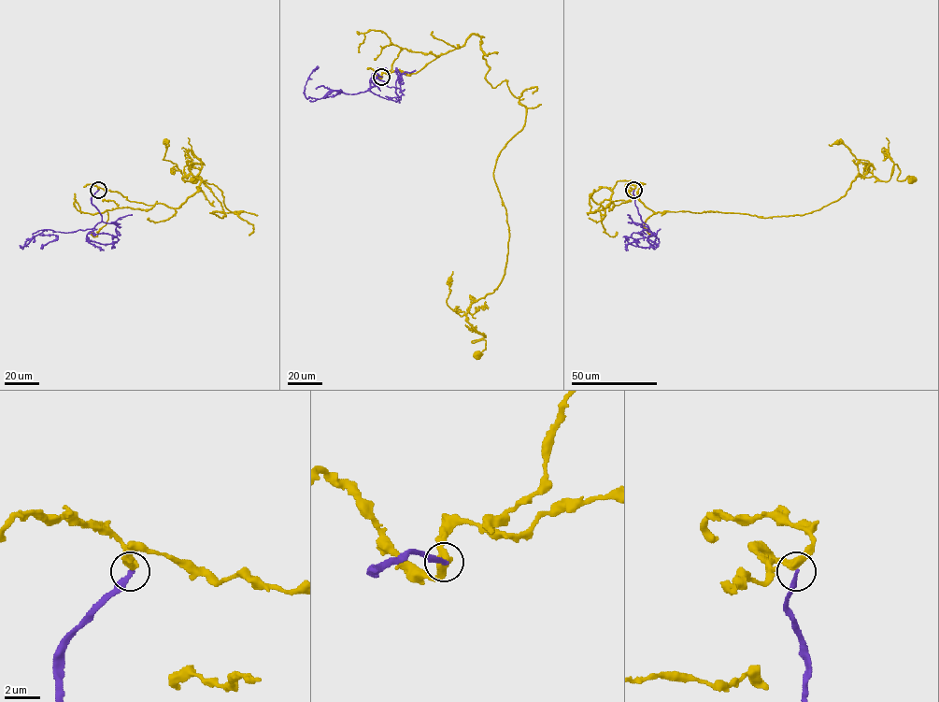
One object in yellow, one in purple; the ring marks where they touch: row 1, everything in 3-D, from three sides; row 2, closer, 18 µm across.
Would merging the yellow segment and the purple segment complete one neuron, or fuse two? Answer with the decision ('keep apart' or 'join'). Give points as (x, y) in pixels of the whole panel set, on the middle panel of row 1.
keep apart

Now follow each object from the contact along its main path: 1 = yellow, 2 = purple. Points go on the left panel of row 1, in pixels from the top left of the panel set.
1: (98, 189), (177, 208), (206, 180), (242, 211), (210, 213), (225, 215), (182, 179), (201, 164), (194, 179)
2: (98, 190), (92, 203), (102, 221), (93, 228), (68, 232), (45, 230), (20, 247), (34, 237), (33, 242)

